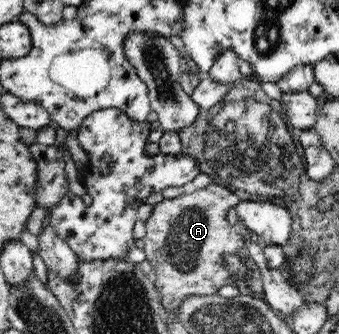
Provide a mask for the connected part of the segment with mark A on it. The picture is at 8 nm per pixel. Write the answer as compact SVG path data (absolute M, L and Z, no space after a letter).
M211 183L204 189L183 194L175 199L164 199L151 209L145 220L146 234L143 250L146 260L152 265L155 287L160 293L162 305L171 313L183 297L191 295L213 295L223 285L231 284L229 270L223 266L223 255L238 255L248 267L248 284L253 291L261 293L261 272L251 258L247 258L243 236L237 234L227 222L227 211L240 203L231 190Z

